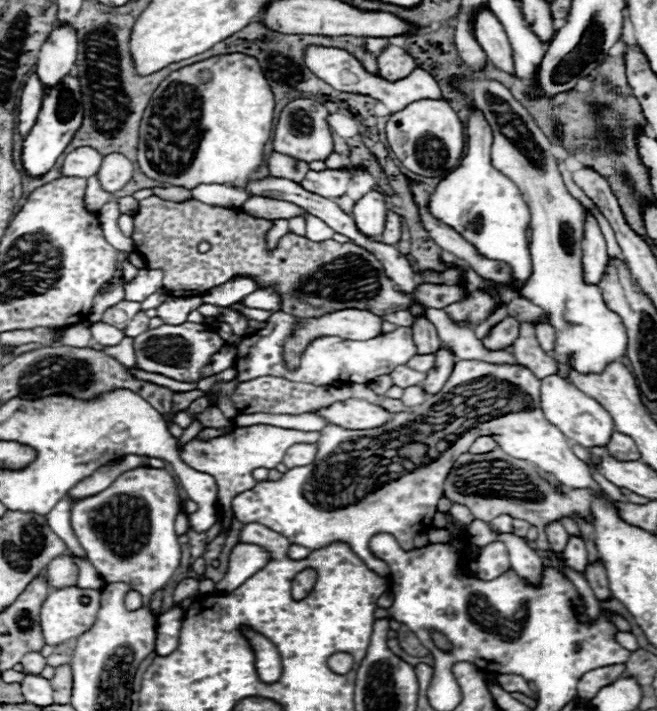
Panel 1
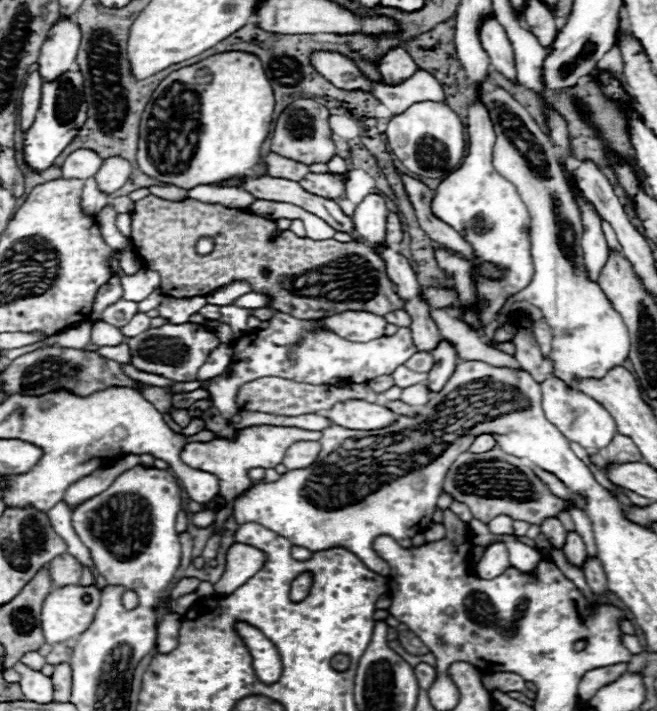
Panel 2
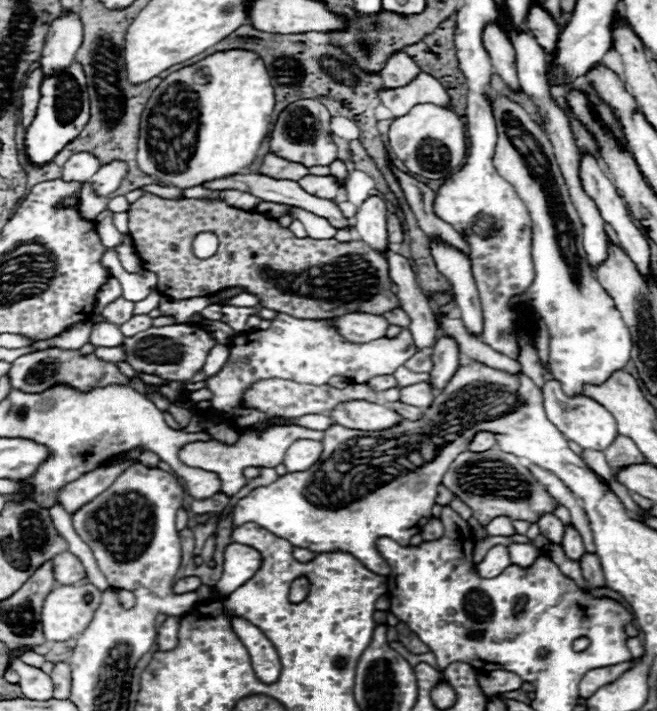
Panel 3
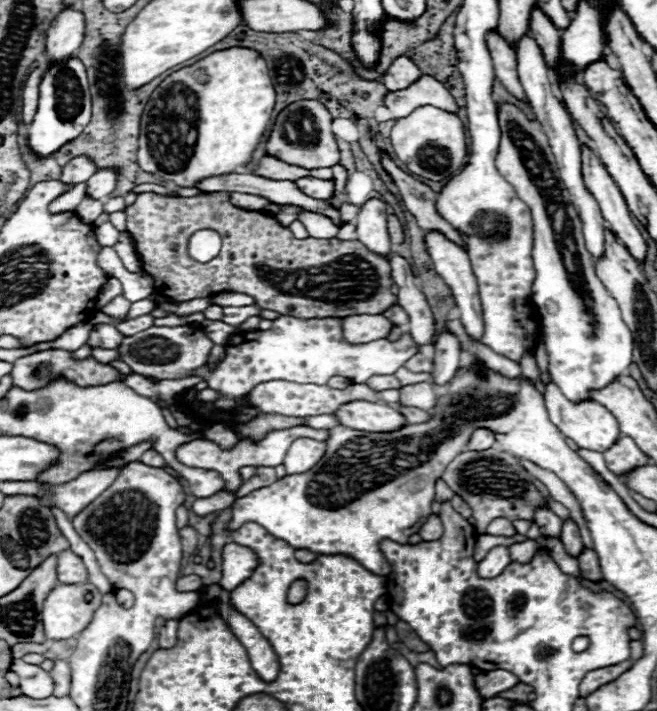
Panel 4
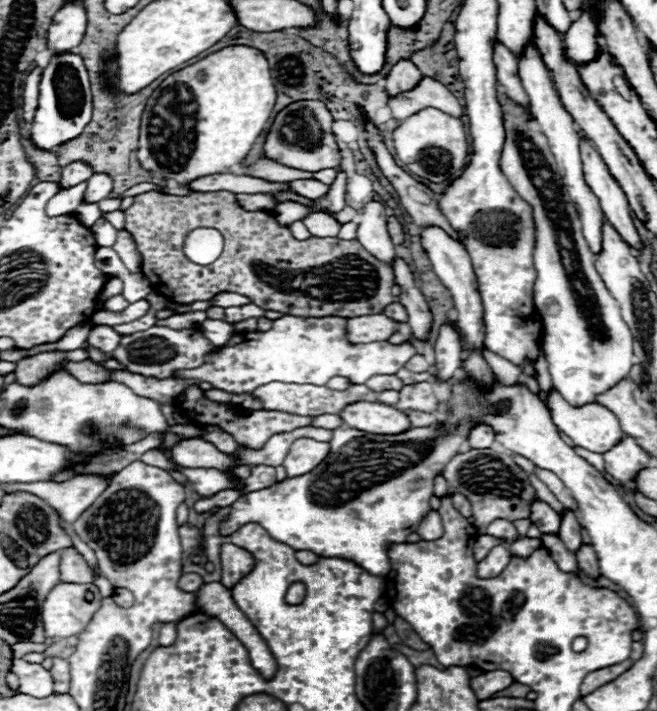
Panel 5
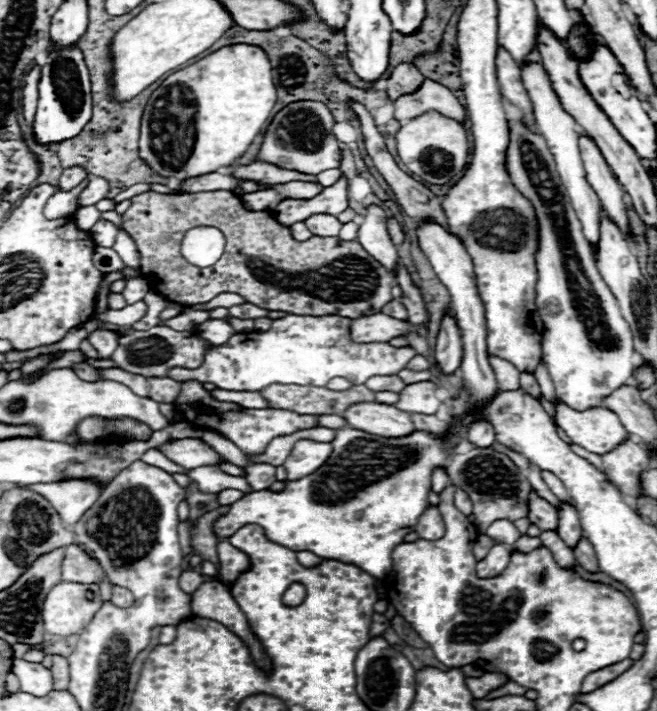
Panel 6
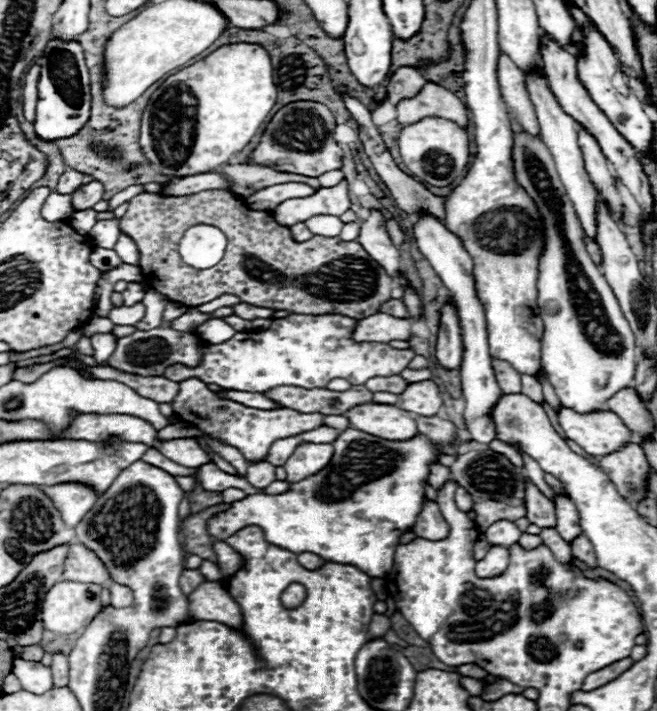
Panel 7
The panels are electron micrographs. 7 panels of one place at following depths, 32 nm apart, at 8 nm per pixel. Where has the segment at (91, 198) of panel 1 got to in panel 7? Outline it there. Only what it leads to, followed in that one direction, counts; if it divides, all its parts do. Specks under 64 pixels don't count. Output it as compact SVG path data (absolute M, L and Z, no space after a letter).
M92 208L84 210L84 212L74 212L70 216L70 224L78 234L88 234L92 230L92 226L96 224L96 212Z

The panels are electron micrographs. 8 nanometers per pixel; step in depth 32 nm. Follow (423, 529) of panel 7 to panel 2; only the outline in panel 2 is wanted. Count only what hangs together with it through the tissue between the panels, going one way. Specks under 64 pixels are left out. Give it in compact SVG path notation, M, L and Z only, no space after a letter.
M432 522L432 524L428 524L428 528L424 528L424 538L428 540L428 542L436 542L436 540L442 540L444 538L444 534L446 534L446 530L444 530L444 526L442 524L436 524L436 522Z

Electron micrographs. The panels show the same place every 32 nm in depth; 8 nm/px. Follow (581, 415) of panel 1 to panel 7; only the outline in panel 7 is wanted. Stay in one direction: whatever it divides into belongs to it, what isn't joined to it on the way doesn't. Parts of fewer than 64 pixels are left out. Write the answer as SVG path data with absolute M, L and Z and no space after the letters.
M560 408L558 422L564 434L592 456L606 456L632 440L632 432L614 412L594 412L580 416L568 408Z

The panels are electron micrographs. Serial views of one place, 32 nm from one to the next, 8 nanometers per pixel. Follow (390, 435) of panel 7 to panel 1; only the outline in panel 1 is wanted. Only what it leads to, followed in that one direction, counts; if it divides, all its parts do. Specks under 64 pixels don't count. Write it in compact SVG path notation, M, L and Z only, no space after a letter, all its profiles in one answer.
M344 400L340 404L332 404L332 408L324 408L318 412L330 424L348 430L370 430L386 424L392 418L392 412L384 410L378 404L368 404L364 400Z

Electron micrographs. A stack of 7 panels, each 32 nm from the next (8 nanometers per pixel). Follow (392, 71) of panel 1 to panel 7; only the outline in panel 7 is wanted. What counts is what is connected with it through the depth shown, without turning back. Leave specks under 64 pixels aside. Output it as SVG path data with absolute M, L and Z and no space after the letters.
M398 68L388 80L388 100L396 106L404 98L414 98L424 82L424 76L414 68Z

